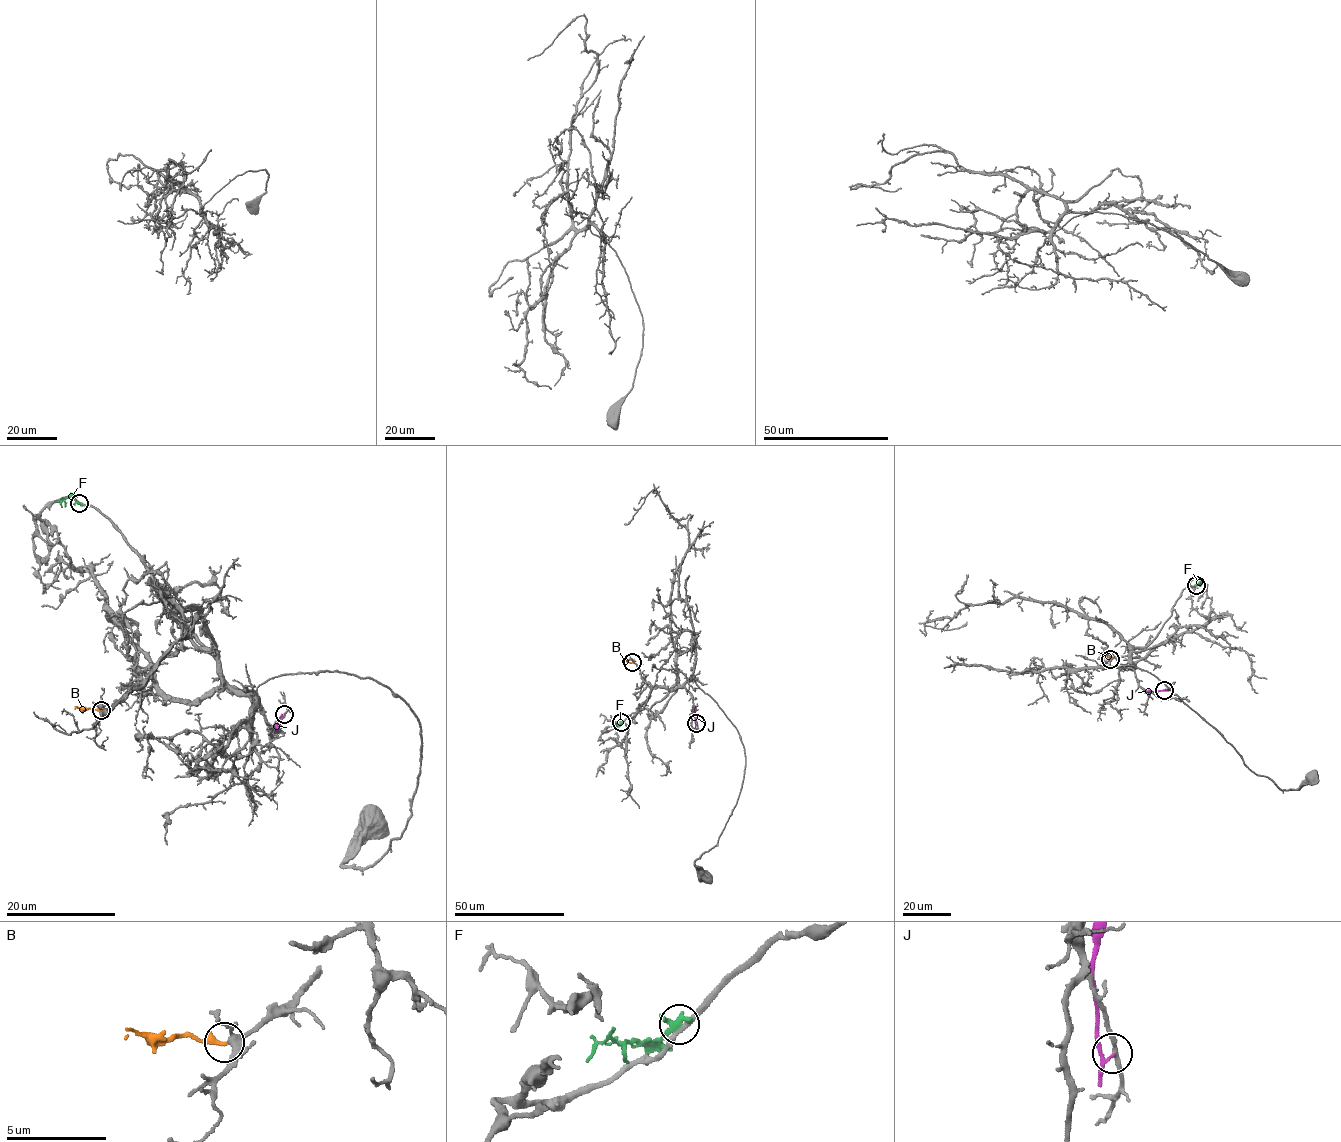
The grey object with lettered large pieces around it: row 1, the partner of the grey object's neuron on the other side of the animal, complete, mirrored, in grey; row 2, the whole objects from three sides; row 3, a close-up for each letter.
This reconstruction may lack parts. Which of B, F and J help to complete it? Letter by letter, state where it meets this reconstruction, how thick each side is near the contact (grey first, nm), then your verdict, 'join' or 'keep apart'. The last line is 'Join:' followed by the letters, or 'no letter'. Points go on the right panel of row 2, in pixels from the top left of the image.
B: meets grey at (1110, 659); 320 nm thick on the grey side, 360 nm on the other; join
F: meets grey at (1196, 585); 260 nm thick on the grey side, 400 nm on the other; keep apart
J: meets grey at (1164, 690); 220 nm thick on the grey side, 130 nm on the other; keep apart
Join: B

